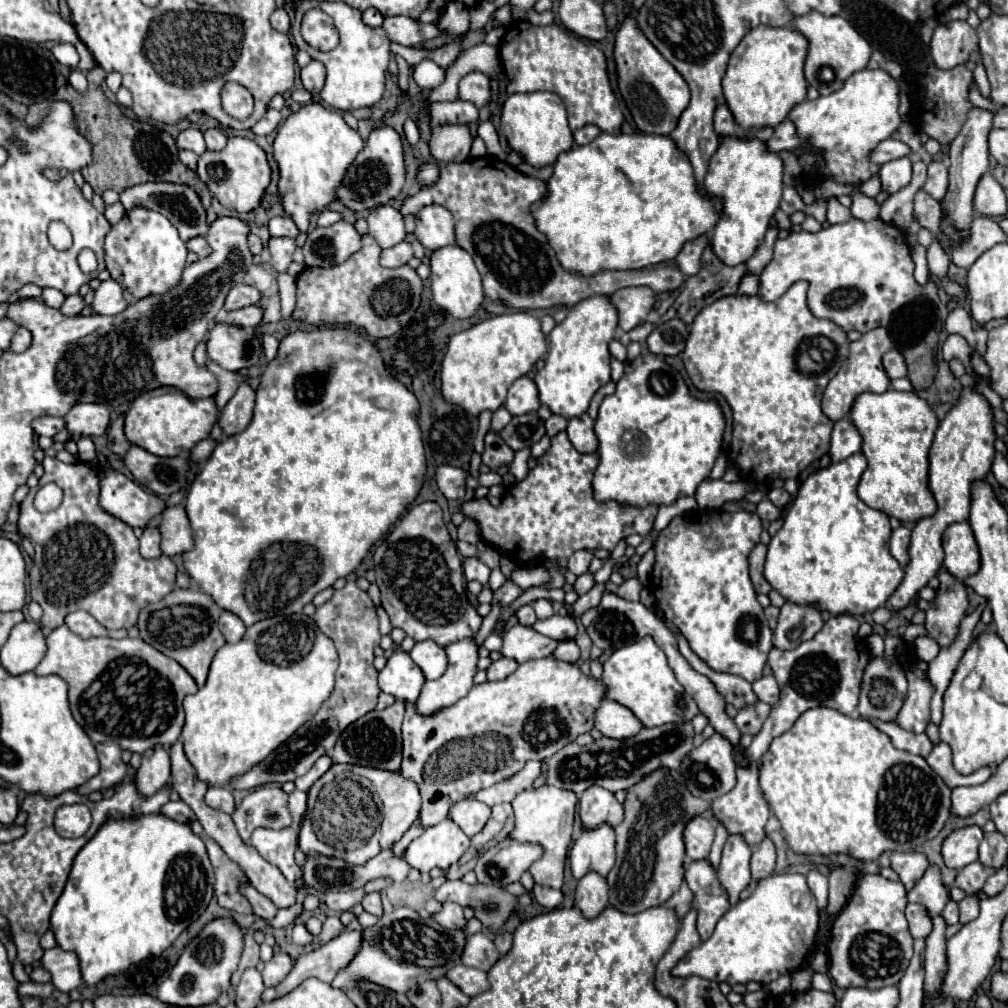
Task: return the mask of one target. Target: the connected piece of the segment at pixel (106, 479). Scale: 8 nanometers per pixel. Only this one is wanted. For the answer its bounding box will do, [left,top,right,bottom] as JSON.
[99,466,165,528]

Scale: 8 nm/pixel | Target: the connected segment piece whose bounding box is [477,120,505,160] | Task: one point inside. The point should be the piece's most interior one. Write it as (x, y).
(486, 131)

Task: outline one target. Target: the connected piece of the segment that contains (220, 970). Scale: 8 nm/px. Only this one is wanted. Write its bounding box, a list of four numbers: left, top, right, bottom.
[157,918,243,1006]

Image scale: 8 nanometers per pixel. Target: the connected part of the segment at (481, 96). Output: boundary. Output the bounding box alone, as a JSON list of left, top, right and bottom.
[459,72,489,108]

